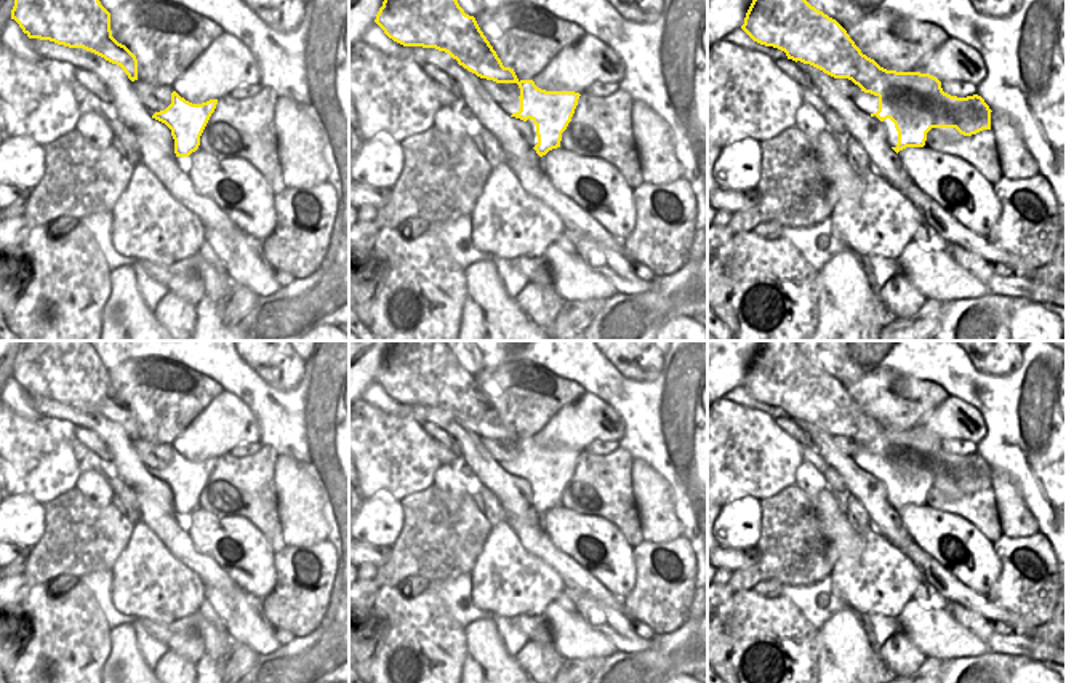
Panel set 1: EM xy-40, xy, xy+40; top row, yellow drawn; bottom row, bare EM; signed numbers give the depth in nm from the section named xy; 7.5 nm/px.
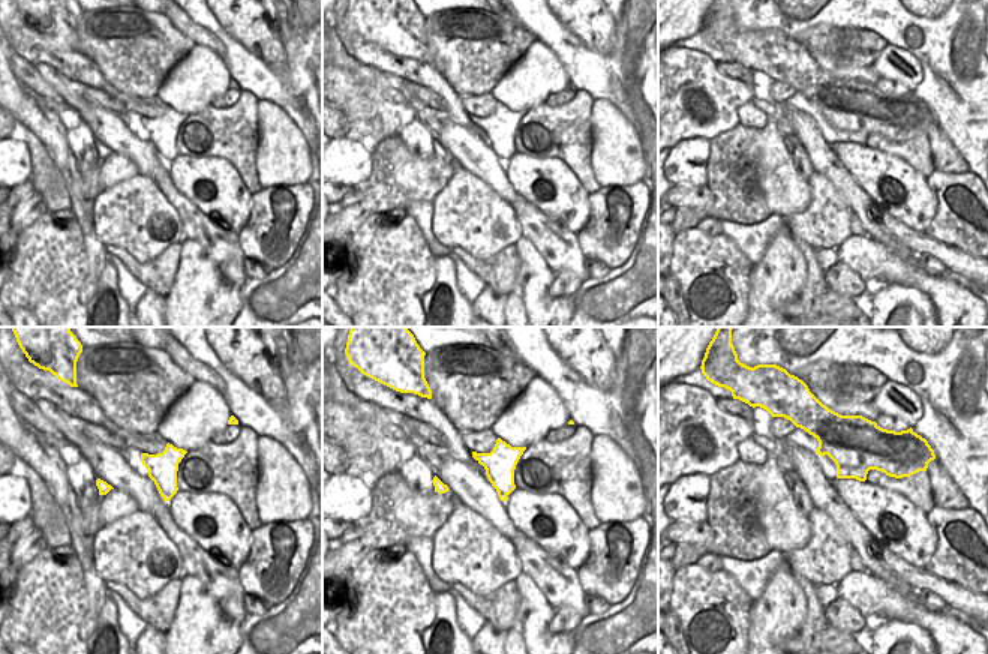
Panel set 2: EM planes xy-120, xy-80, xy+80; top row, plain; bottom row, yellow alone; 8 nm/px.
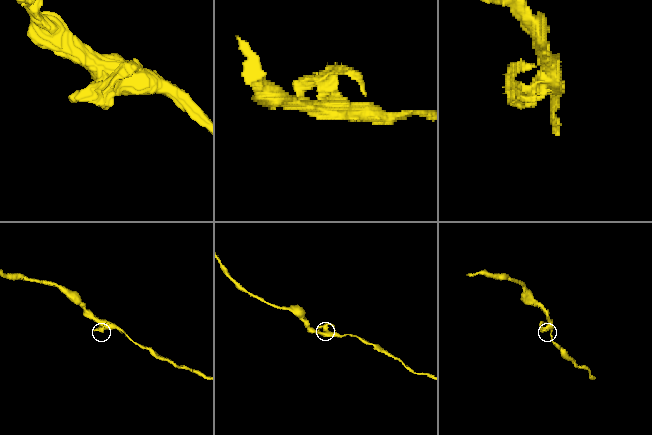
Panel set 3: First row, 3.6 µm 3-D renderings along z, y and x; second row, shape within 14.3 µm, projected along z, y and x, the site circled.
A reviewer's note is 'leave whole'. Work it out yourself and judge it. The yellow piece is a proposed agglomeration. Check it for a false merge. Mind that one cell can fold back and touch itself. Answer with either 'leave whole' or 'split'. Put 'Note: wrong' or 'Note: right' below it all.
split
Note: wrong

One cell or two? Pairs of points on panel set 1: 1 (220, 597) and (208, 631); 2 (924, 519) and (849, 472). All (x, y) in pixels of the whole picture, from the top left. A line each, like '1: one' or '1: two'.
1: two
2: two

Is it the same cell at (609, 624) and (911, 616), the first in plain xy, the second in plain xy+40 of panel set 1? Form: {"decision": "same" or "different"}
{"decision": "different"}

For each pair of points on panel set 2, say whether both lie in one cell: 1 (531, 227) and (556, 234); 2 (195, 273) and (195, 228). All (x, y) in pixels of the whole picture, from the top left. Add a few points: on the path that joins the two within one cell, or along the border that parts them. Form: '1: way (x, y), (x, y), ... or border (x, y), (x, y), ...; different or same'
1: way (537, 227), (550, 234); same
2: border (188, 237), (195, 240), (218, 266); different

